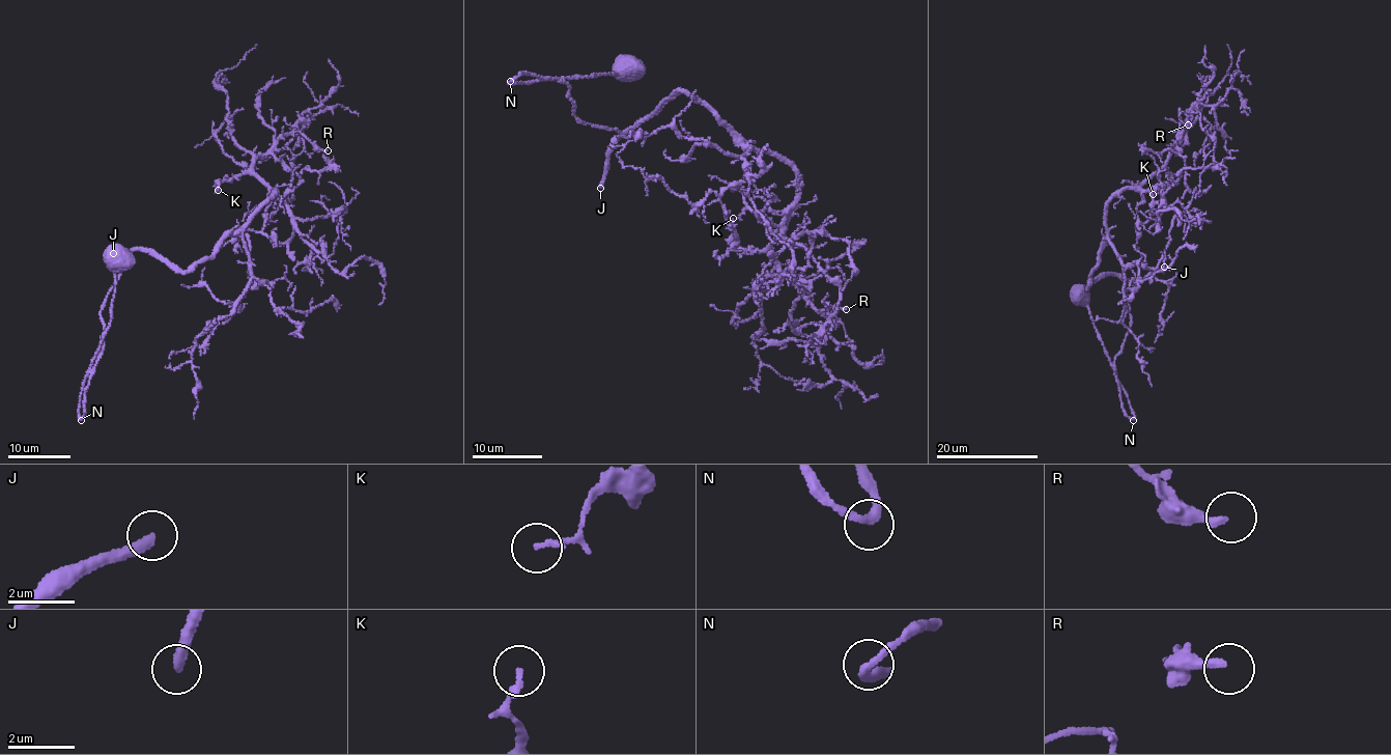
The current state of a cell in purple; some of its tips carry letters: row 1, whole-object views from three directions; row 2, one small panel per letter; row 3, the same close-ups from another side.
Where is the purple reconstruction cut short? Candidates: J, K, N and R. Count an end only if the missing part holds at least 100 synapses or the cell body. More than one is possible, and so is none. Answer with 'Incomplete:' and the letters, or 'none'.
Incomplete: J

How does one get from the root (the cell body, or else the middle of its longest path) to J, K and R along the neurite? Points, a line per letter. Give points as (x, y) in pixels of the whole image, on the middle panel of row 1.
J: (627, 68), (560, 80), (570, 88), (573, 114), (584, 122), (619, 132), (600, 188)
K: (627, 68), (560, 80), (573, 114), (623, 132), (684, 91), (792, 167), (766, 249), (733, 218)
R: (627, 68), (560, 80), (573, 114), (623, 132), (684, 91), (781, 158), (798, 190), (778, 267), (846, 309)

